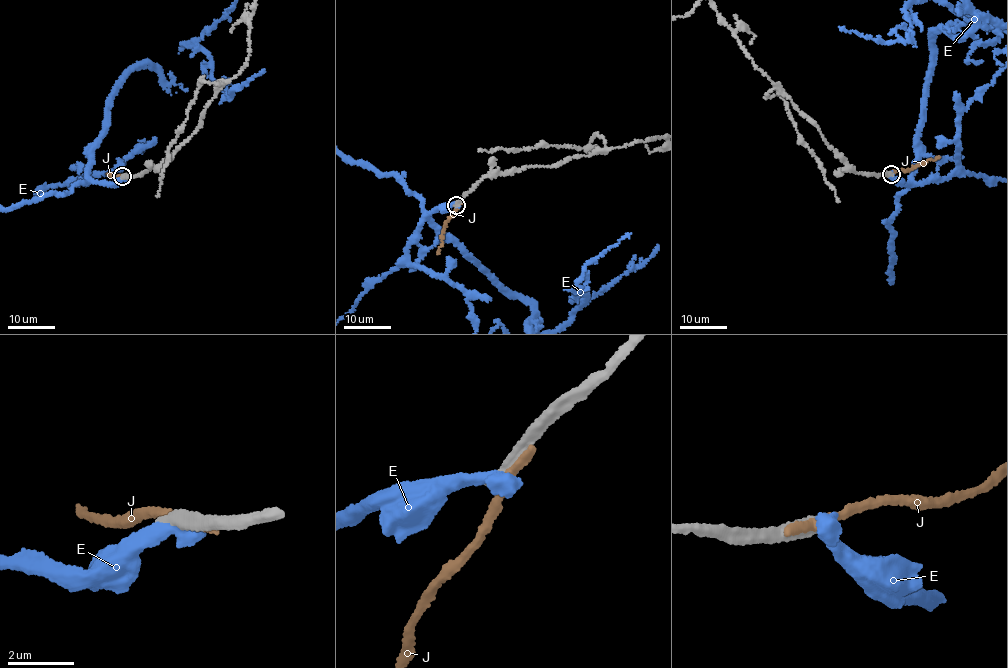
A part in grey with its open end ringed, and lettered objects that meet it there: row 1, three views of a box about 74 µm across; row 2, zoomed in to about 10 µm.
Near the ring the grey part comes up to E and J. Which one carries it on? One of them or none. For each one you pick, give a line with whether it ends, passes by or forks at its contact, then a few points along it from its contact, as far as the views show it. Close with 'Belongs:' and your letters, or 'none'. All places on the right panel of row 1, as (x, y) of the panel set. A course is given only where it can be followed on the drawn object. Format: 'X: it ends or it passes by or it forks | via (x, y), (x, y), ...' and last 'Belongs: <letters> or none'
Belongs: none

